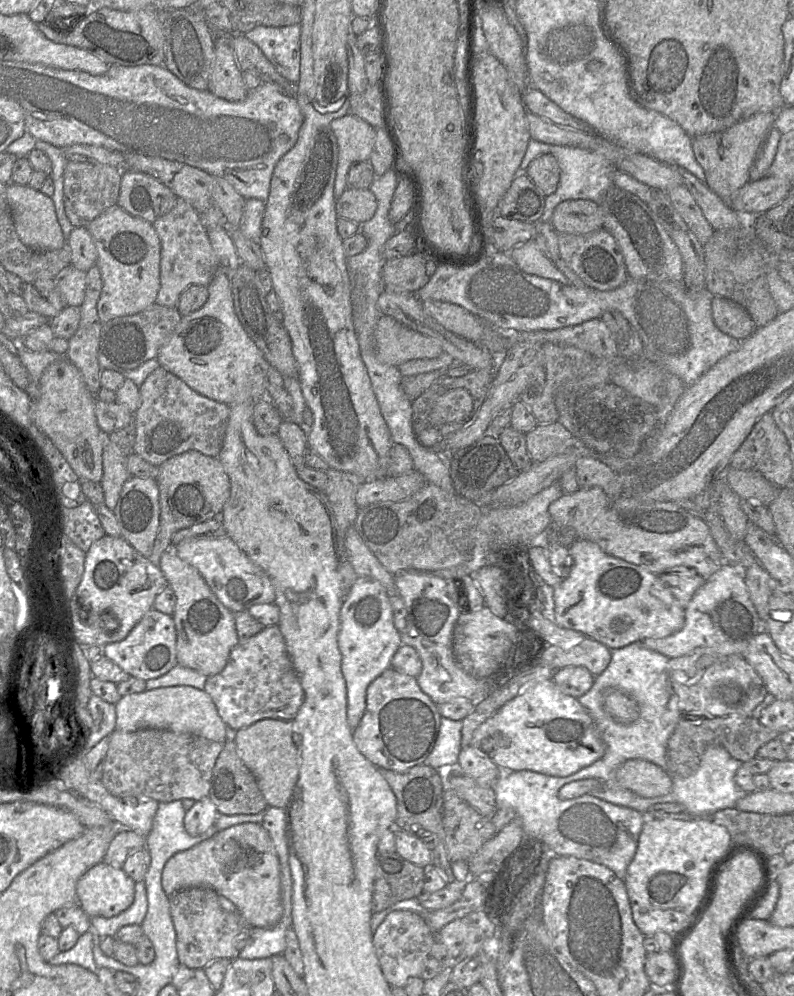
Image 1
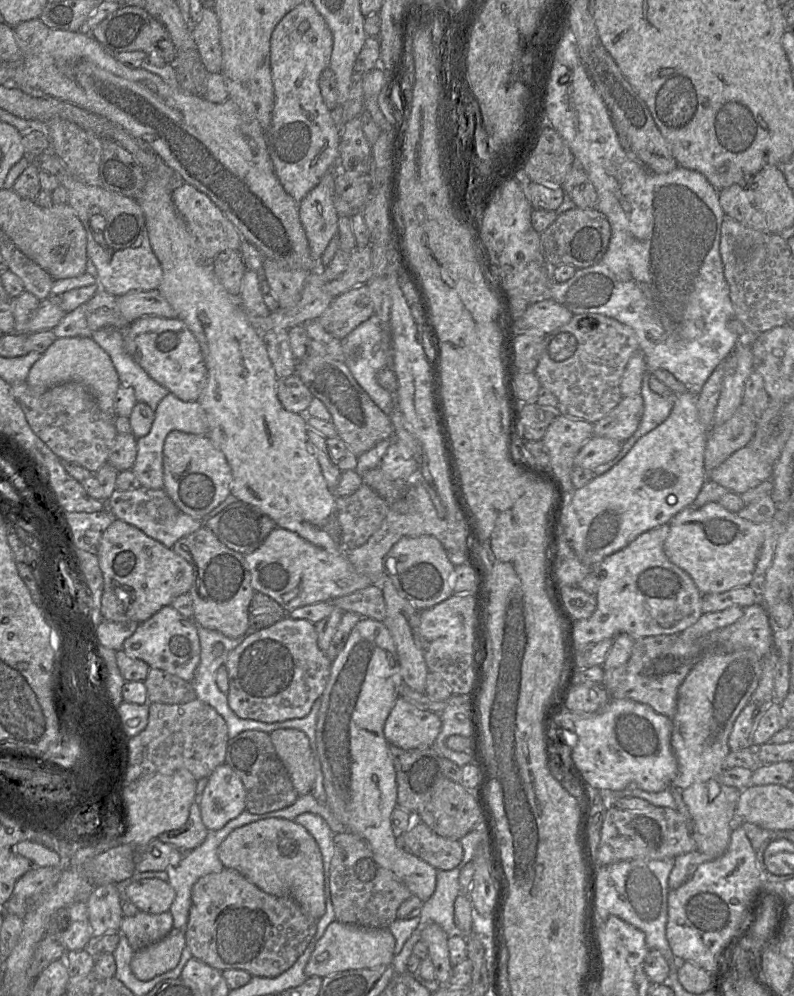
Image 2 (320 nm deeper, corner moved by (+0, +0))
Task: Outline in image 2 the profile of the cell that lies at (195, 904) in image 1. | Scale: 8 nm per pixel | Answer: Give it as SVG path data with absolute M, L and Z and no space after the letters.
M225 868L218 873L210 873L201 877L194 885L191 891L191 906L185 931L186 945L190 948L191 953L197 960L223 972L229 969L239 969L247 971L252 977L274 978L288 970L297 959L304 953L317 931L318 920L308 915L294 900L286 897L276 897L265 893L242 874Z

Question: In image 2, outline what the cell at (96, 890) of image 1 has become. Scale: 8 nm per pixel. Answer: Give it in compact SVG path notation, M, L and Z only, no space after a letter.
M157 878L131 881L123 888L123 900L132 902L140 911L149 914L169 912L175 896L171 885Z

